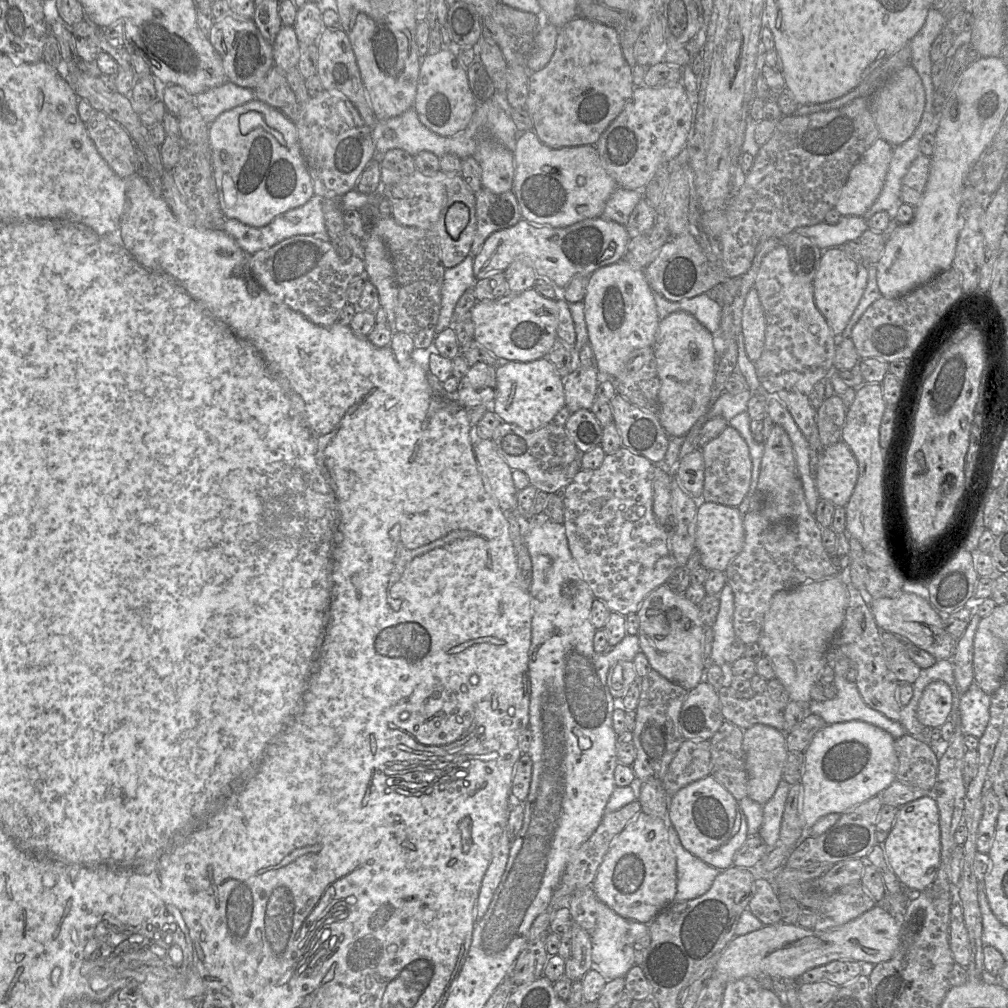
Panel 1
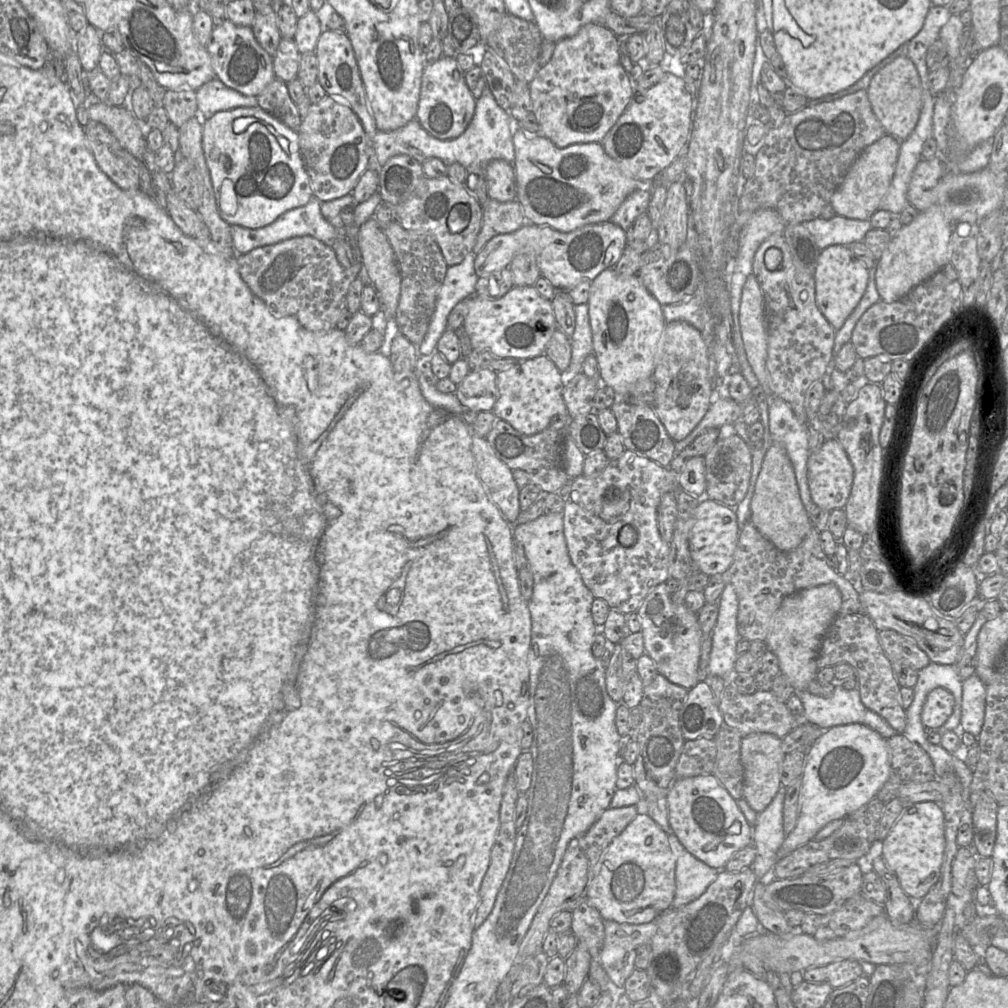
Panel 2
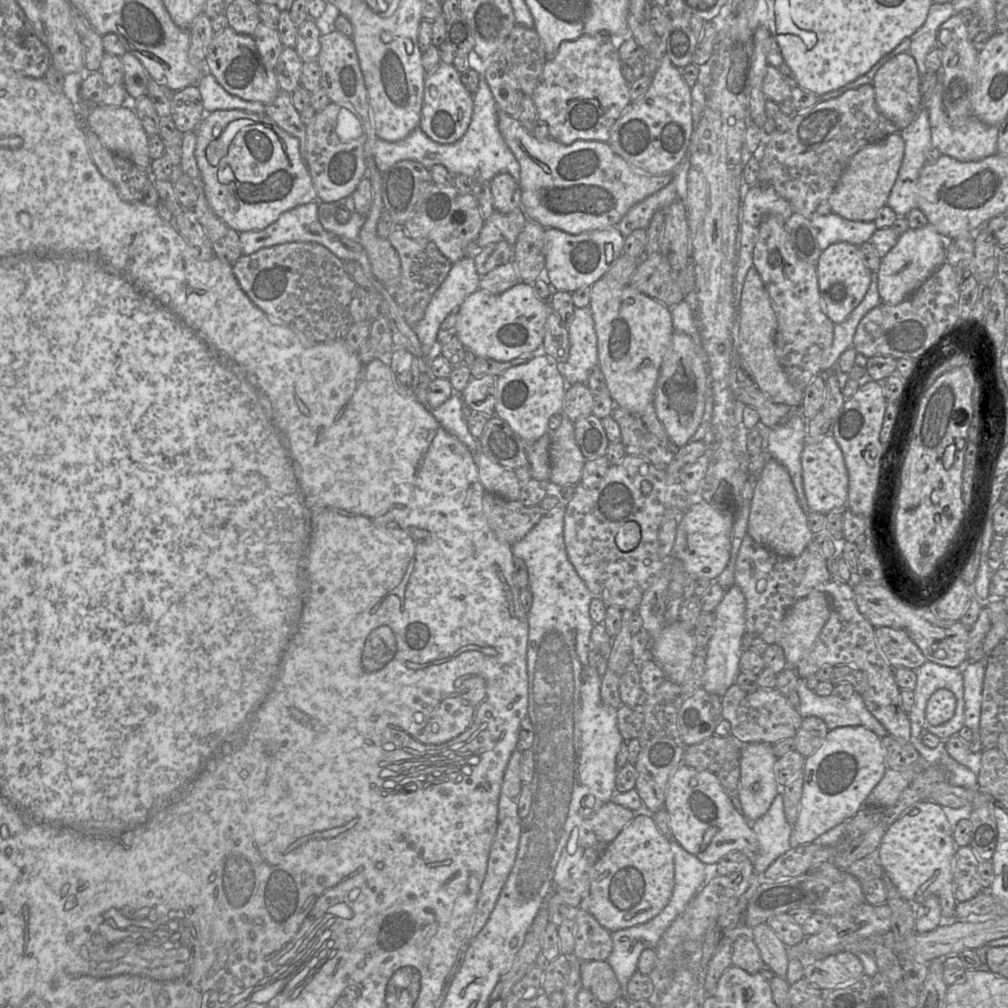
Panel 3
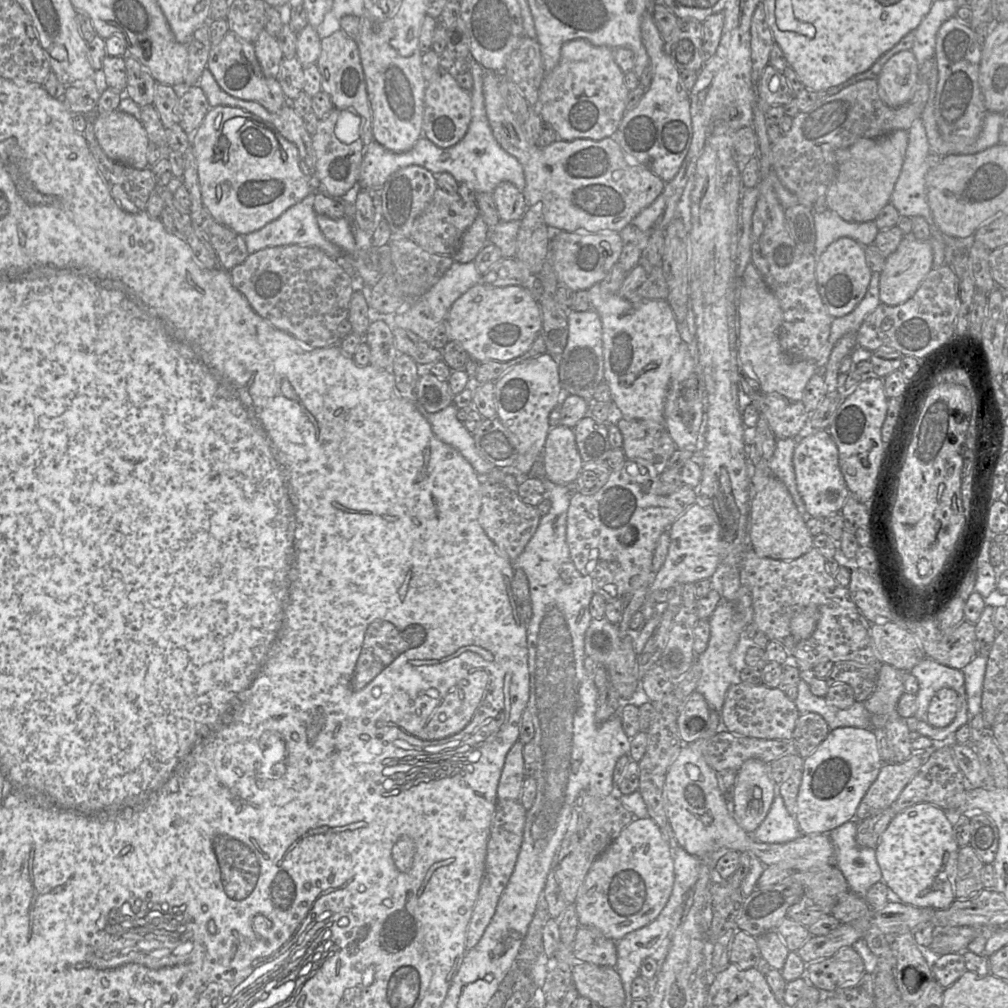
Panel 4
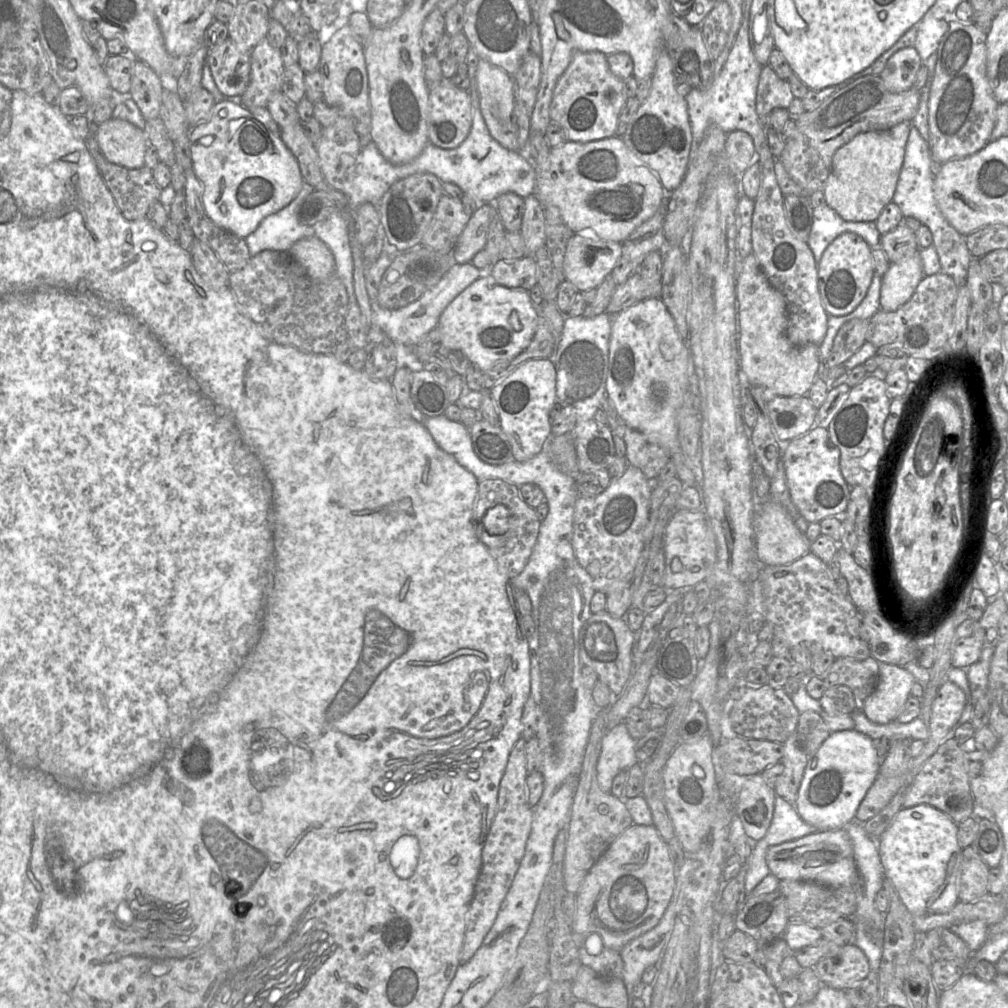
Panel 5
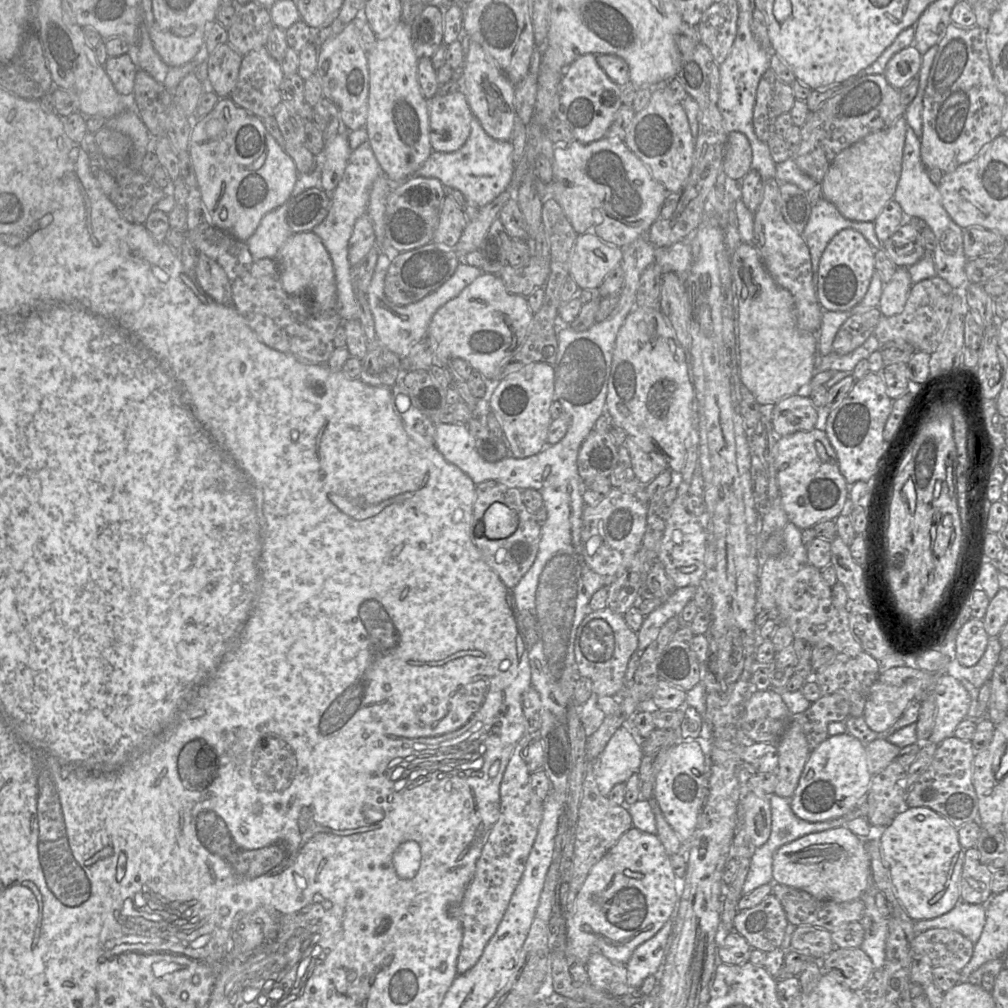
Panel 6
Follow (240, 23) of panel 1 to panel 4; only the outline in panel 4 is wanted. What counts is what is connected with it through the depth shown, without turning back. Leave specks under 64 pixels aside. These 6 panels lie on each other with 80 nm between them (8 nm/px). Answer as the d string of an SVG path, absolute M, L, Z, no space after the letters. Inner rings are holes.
M228 31L222 40L212 45L206 66L220 88L229 95L261 104L270 113L278 112L290 103L276 78L266 77L255 55L254 44Z

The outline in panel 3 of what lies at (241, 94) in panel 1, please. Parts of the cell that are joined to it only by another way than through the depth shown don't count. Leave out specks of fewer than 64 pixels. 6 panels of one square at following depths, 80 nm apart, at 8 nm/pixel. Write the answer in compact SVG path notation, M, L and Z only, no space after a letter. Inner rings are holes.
M206 72L199 80L200 91L205 114L216 110L239 109L250 113L265 114L265 105L257 101L246 101L228 93L215 79Z

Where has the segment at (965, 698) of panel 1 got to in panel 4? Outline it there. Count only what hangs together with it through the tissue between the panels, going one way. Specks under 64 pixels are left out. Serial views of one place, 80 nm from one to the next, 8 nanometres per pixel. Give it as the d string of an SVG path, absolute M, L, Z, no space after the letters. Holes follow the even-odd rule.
M976 655L971 662L962 669L965 679L968 714L970 720L982 711L982 694L987 659L987 655Z

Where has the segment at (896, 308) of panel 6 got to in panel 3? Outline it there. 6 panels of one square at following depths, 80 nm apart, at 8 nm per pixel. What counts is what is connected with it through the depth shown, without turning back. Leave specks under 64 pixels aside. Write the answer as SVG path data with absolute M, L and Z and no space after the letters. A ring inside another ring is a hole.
M928 224L923 228L909 228L895 246L881 259L878 270L878 293L882 303L895 306L910 297L944 262L947 239Z

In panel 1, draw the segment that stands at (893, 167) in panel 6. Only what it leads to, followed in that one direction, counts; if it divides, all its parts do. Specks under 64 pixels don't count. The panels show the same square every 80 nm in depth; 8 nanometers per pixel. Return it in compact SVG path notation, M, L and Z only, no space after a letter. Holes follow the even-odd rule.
M879 137L849 172L835 209L841 216L863 216L879 197L893 155L893 148Z

